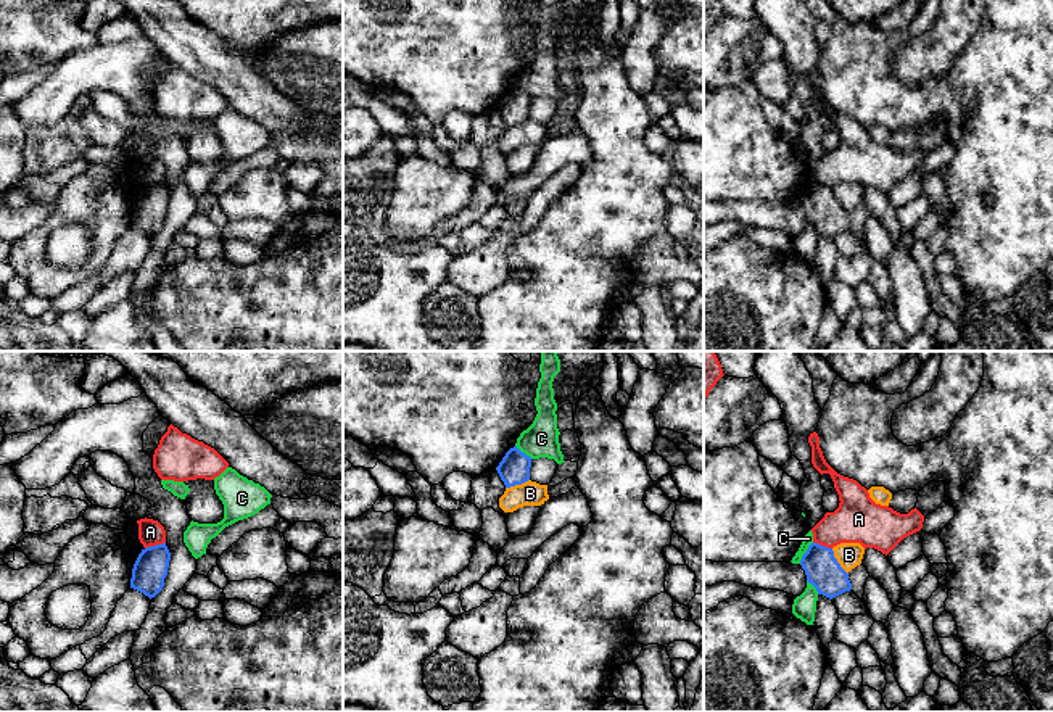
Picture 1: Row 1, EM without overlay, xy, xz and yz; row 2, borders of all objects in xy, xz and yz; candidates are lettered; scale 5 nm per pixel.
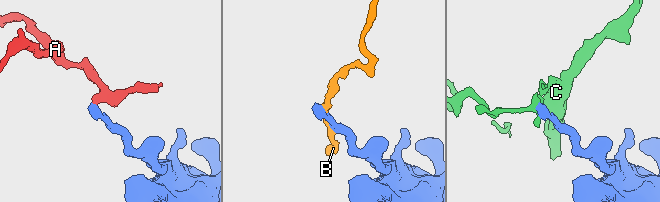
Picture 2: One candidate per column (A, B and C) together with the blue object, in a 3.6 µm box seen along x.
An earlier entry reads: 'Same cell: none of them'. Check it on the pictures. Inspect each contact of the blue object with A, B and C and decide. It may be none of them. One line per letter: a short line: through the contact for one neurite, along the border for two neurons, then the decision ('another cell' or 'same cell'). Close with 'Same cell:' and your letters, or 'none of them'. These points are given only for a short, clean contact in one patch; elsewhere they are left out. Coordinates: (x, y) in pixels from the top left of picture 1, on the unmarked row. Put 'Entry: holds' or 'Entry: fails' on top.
Entry: holds
A: line xy (165, 181), (145, 187); another cell
B: another cell
C: line yz (812, 181), (799, 202); another cell
Same cell: none of them

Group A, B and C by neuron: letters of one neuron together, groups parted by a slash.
A / B / C

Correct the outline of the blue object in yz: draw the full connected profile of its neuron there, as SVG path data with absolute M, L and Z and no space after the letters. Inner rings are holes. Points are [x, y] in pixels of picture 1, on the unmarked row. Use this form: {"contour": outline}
{"contour": "M811 182L802 195L800 205L807 221L816 227L818 234L832 238L852 229L849 213L840 206L831 187Z"}

